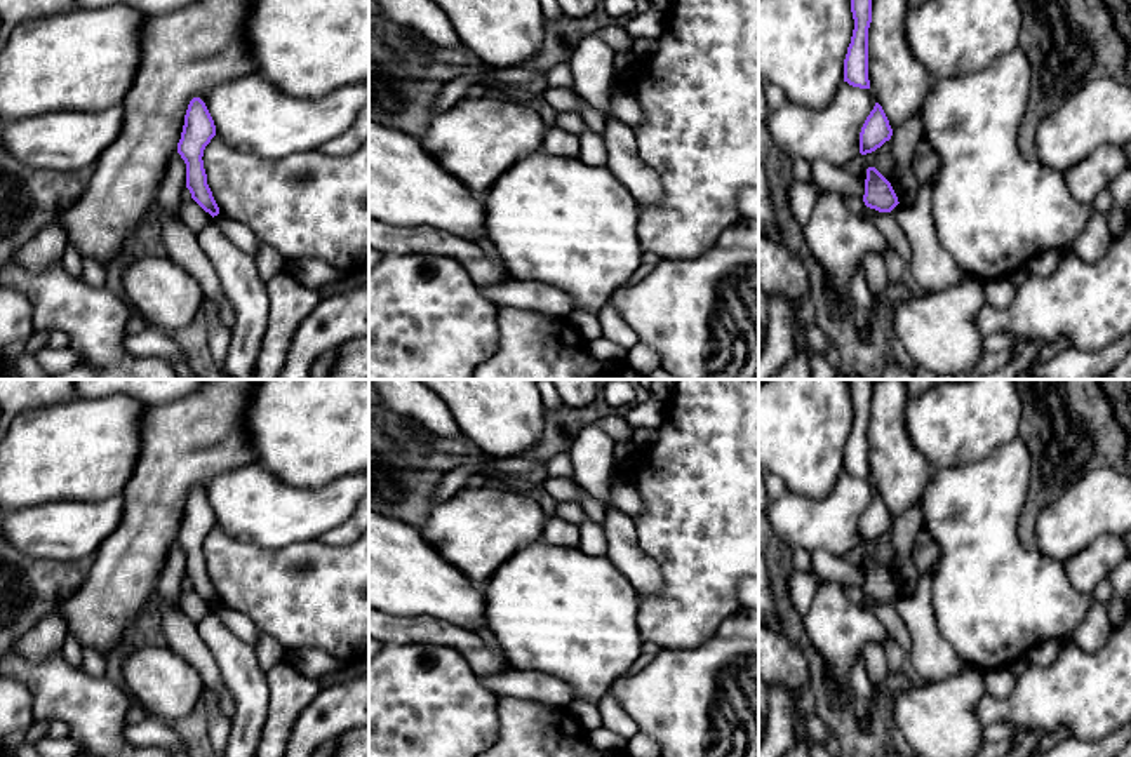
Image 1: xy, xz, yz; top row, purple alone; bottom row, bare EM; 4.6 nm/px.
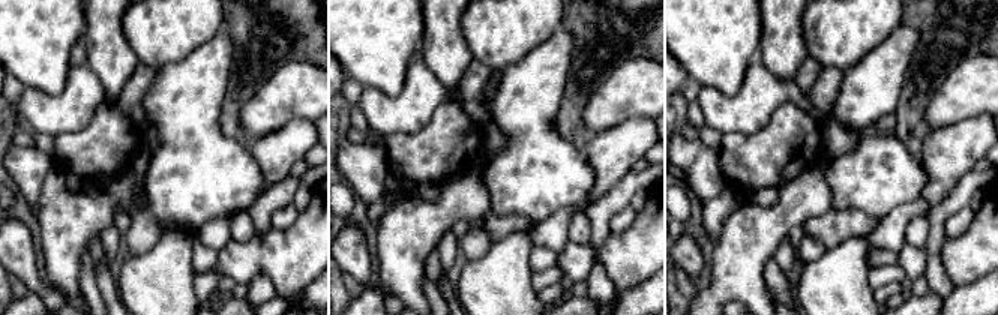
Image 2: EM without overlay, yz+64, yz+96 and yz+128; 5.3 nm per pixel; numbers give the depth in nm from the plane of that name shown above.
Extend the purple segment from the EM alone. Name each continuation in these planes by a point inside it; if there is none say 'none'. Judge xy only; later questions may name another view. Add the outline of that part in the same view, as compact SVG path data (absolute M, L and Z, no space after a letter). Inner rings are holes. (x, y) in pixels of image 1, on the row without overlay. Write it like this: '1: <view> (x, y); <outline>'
none

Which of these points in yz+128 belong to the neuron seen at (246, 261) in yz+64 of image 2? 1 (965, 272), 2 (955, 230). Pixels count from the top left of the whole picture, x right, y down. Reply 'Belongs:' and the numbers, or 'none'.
Belongs: 1

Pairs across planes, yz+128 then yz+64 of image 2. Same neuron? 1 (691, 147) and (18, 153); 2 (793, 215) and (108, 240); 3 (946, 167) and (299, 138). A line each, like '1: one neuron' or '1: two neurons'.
1: one neuron
2: two neurons
3: one neuron

